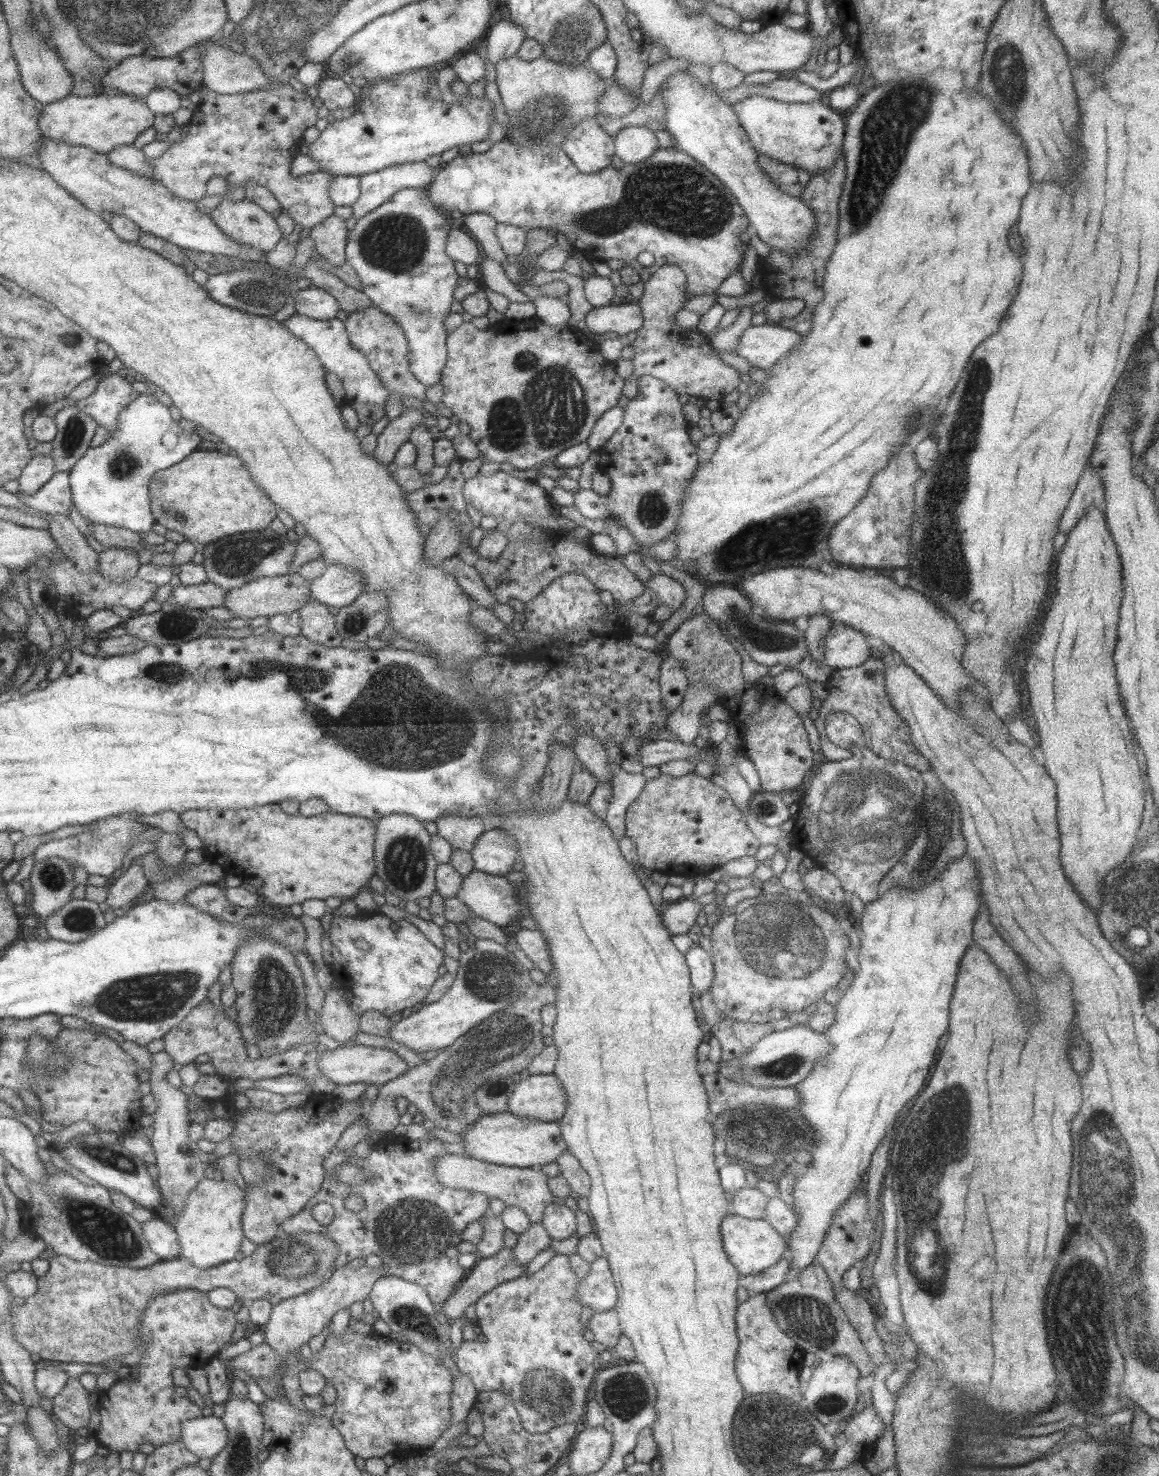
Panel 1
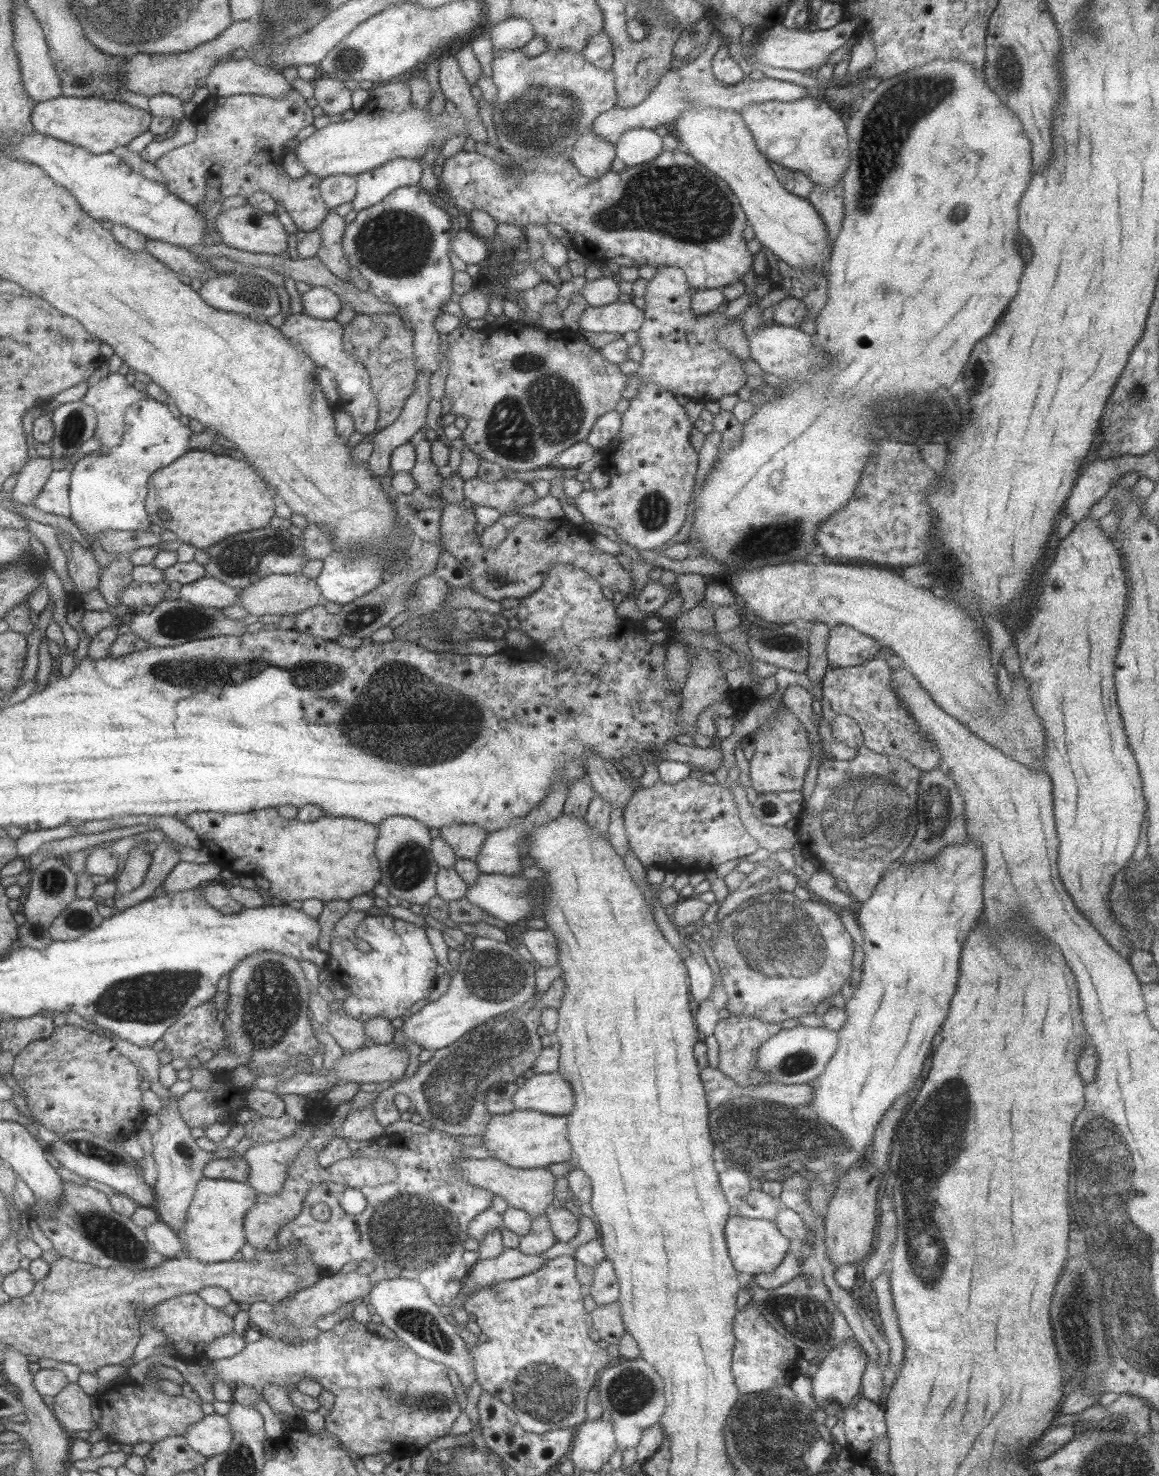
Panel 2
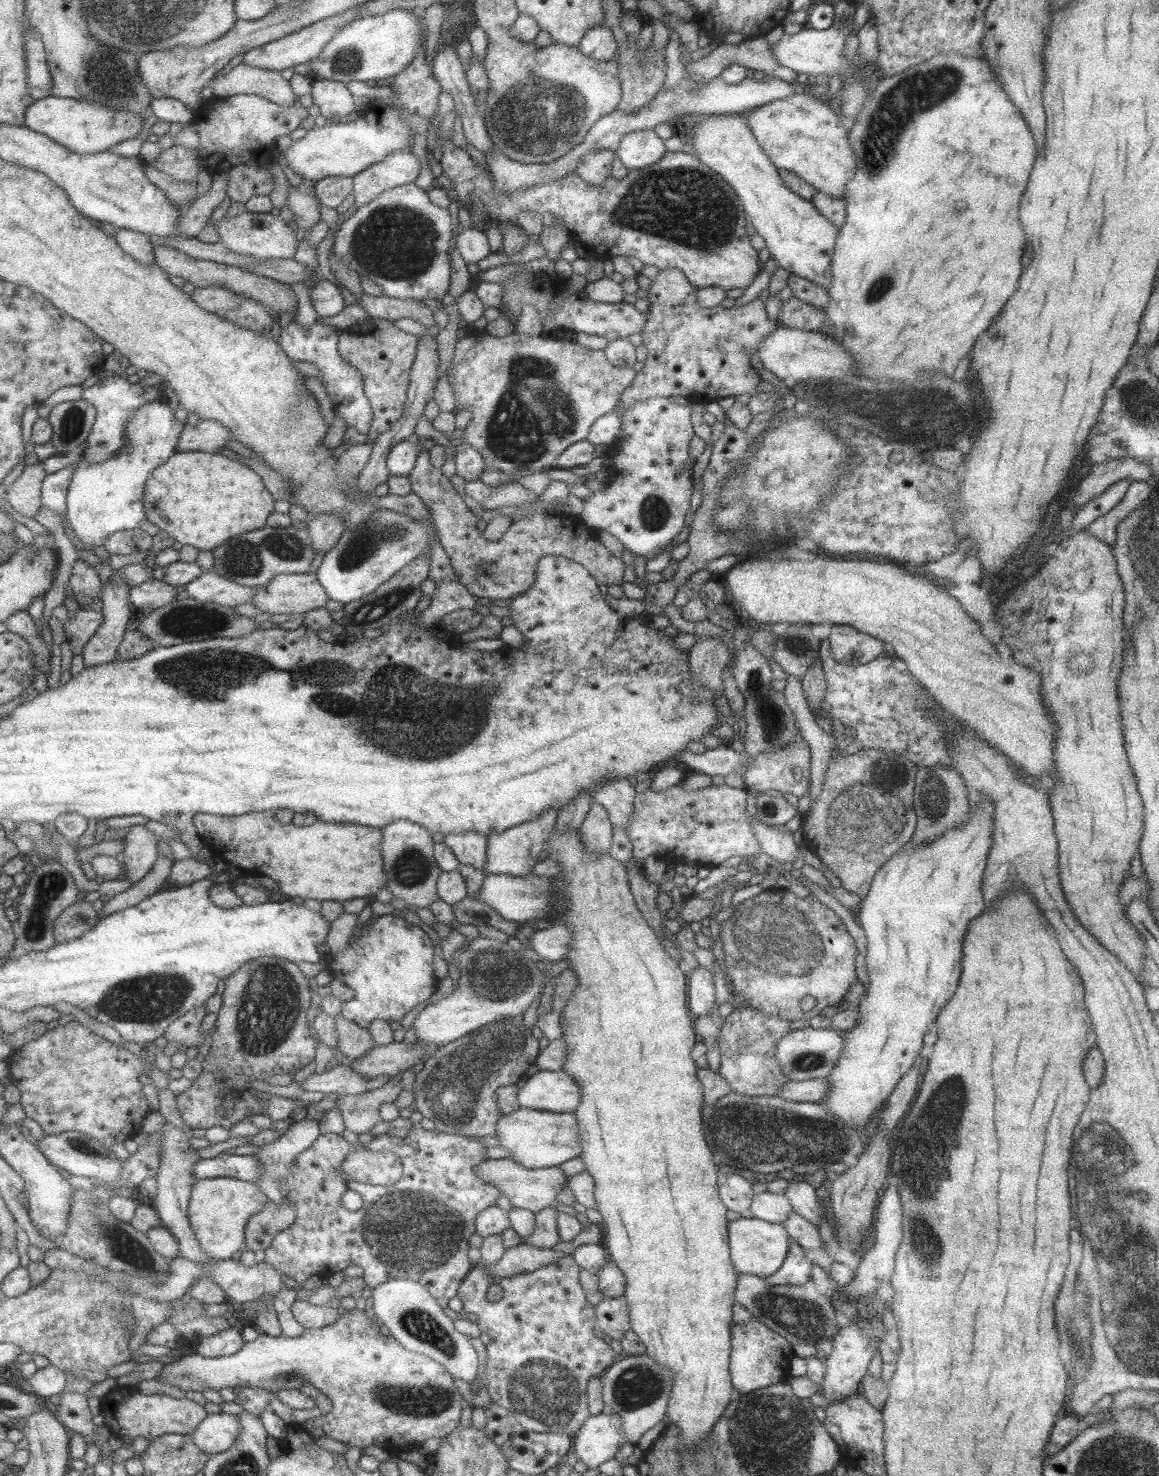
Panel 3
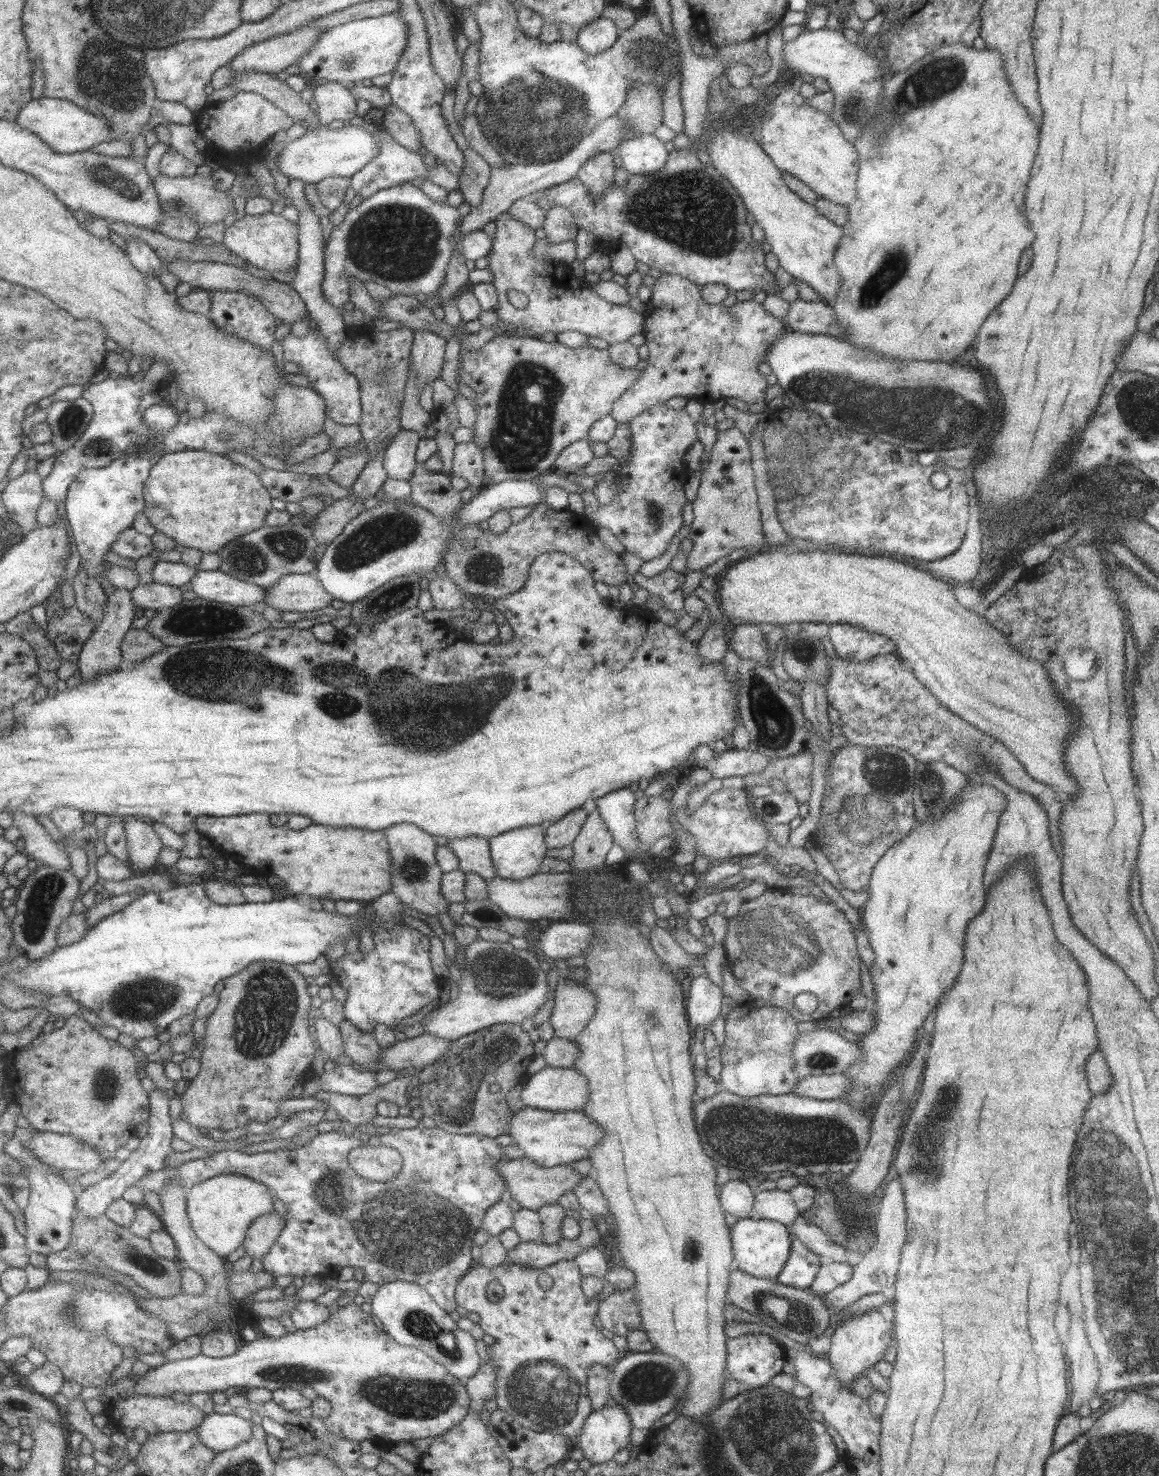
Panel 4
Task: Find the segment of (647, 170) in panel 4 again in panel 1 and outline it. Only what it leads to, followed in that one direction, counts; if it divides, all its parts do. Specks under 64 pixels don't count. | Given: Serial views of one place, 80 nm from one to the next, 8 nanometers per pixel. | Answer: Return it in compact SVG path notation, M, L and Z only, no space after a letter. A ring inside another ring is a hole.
M626 126L613 136L614 154L624 164L647 160L658 149L655 131L647 127Z

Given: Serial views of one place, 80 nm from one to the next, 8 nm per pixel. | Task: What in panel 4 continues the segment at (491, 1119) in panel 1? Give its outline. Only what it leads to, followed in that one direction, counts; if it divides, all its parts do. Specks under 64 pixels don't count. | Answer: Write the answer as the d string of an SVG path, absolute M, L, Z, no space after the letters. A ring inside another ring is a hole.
M525 1106L510 1118L508 1134L513 1138L515 1146L522 1150L523 1156L535 1161L538 1165L550 1167L560 1164L569 1164L583 1160L590 1155L600 1140L604 1137L604 1130L596 1125L583 1111L547 1111Z

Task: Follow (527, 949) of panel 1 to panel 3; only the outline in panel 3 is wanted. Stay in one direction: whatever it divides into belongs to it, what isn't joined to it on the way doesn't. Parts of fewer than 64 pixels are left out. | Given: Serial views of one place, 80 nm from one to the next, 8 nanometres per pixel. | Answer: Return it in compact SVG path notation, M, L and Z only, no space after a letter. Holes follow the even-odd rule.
M553 921L553 926L549 925L533 933L528 947L551 964L559 962L567 954L572 939L570 934L572 932L564 924Z

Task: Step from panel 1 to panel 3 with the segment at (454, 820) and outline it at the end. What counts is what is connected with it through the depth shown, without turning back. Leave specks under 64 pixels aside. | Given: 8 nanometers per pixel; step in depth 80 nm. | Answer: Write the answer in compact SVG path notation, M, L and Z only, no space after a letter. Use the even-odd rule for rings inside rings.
M476 832L443 834L443 843L455 855L459 864L483 871L486 862L486 837Z

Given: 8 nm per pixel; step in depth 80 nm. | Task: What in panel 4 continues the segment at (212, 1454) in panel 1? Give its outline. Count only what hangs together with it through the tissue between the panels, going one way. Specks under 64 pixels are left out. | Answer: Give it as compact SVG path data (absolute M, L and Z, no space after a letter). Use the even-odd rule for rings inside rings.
M213 1413L200 1424L202 1441L217 1452L225 1452L249 1442L254 1436L254 1423L237 1414Z

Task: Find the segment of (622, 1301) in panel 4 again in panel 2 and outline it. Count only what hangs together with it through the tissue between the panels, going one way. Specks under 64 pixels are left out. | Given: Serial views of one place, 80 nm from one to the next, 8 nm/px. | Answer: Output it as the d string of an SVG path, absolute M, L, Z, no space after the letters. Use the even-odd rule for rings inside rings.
M617 1301L605 1306L596 1306L588 1313L592 1322L591 1332L595 1338L617 1345L621 1335L626 1332Z

